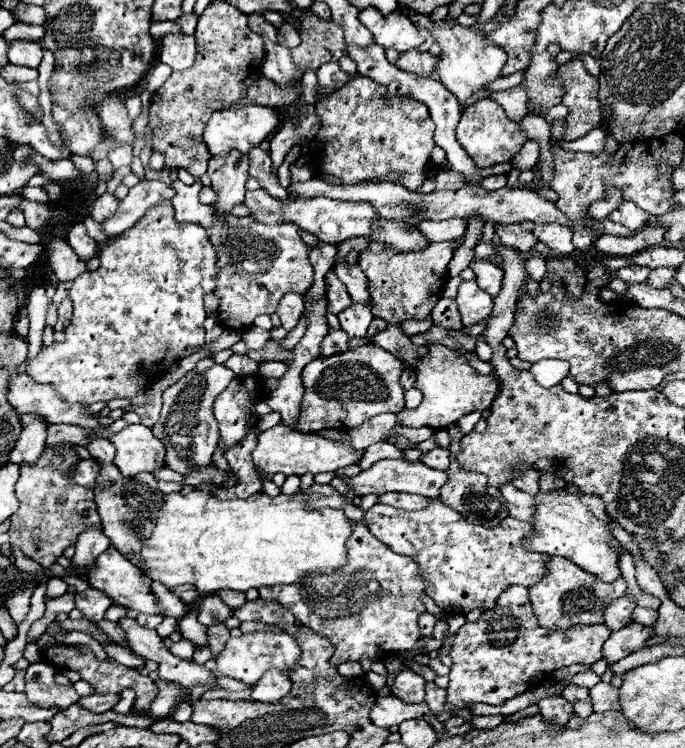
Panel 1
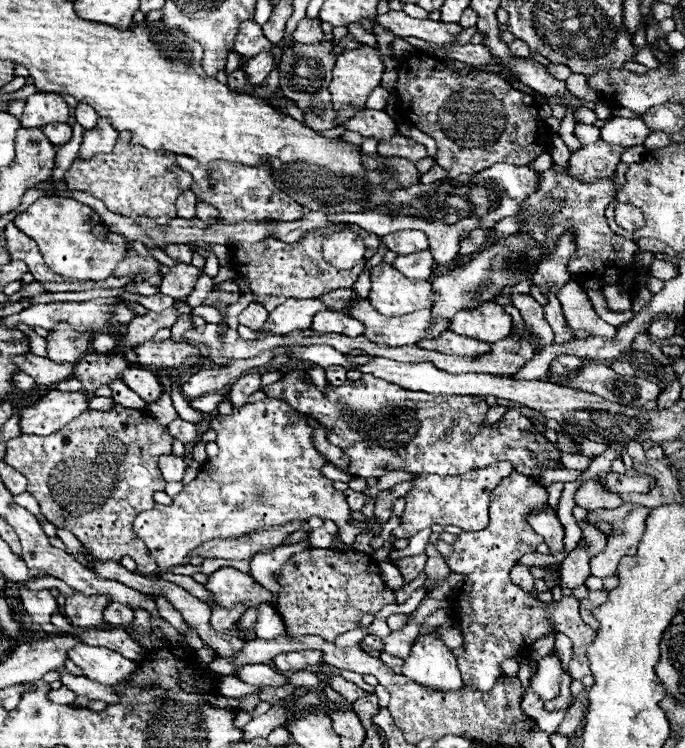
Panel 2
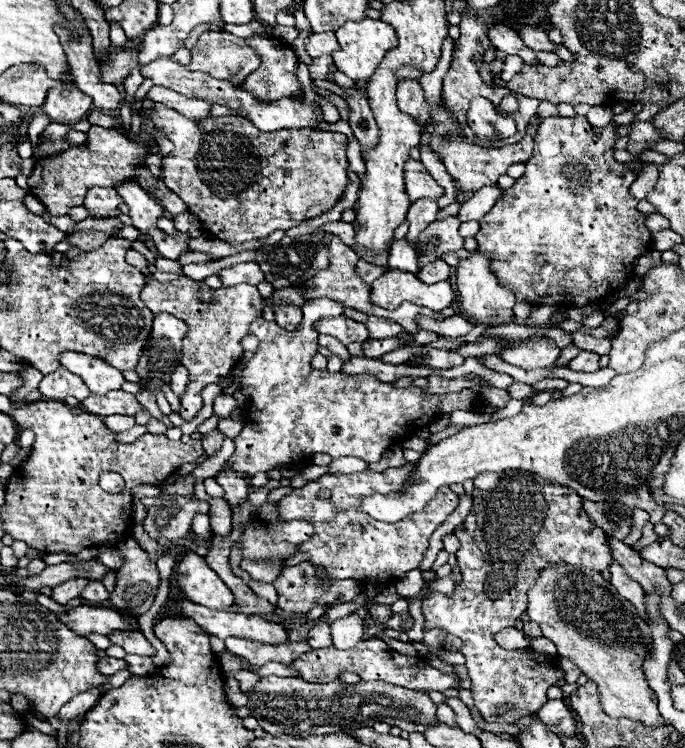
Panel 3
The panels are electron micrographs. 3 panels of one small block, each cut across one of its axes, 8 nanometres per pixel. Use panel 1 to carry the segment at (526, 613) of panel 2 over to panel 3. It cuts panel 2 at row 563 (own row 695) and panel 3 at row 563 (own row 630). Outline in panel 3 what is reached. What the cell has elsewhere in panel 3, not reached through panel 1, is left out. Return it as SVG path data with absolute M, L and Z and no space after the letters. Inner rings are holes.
M500 470L500 474L478 474L474 478L474 506L470 514L464 518L464 522L454 530L456 538L460 540L460 550L456 552L458 568L462 574L462 584L454 588L450 596L440 592L430 592L426 596L418 594L414 598L408 598L408 602L414 602L416 598L422 598L422 616L424 616L424 630L442 628L452 636L458 636L464 646L460 652L466 656L466 668L472 678L472 696L478 714L484 722L498 724L498 726L512 726L522 716L534 714L548 702L548 688L560 680L566 678L566 674L560 670L560 658L548 656L542 652L536 652L534 648L528 650L506 650L496 644L494 634L500 632L506 626L514 626L514 622L520 618L522 612L526 612L528 606L528 590L534 586L536 578L540 576L540 570L548 566L556 566L560 562L572 564L572 566L584 566L602 572L610 566L610 548L604 538L604 530L598 526L592 526L588 514L584 514L582 498L568 490L568 486L560 486L558 482L550 482L534 472L524 470ZM514 702L516 716L502 716L502 718L490 718L492 708L498 704Z

